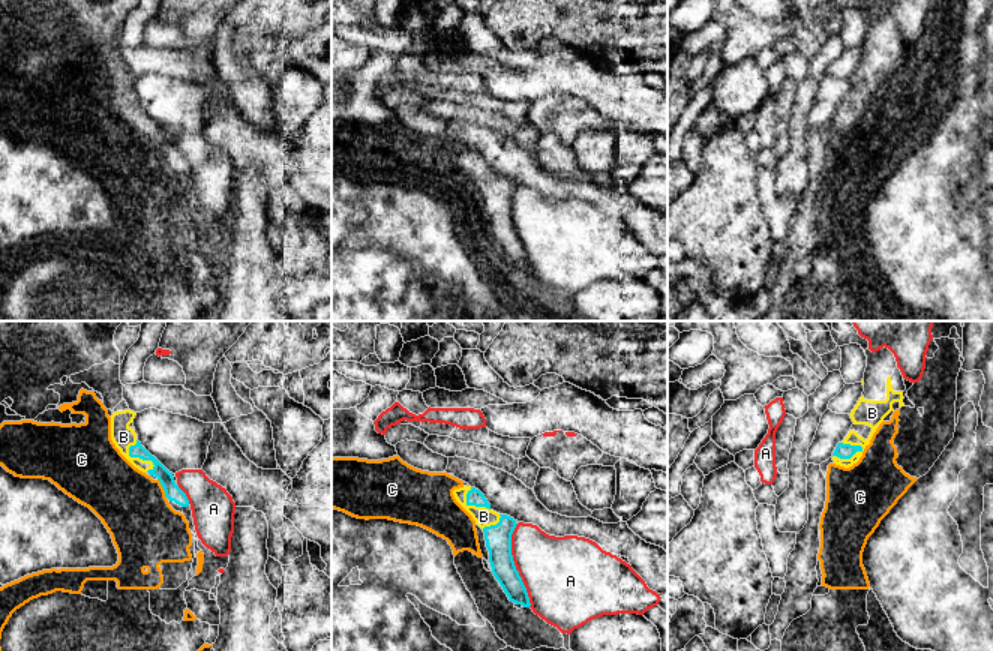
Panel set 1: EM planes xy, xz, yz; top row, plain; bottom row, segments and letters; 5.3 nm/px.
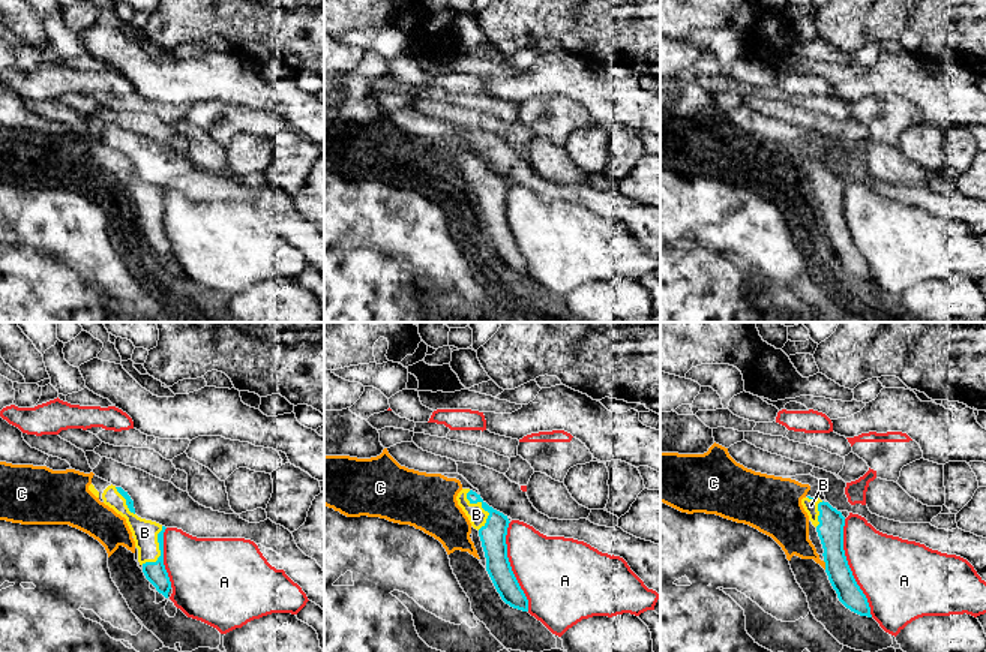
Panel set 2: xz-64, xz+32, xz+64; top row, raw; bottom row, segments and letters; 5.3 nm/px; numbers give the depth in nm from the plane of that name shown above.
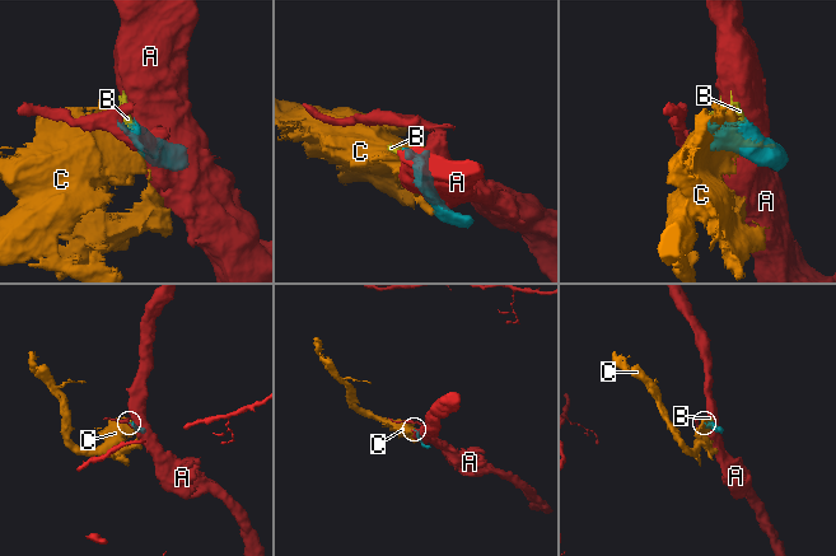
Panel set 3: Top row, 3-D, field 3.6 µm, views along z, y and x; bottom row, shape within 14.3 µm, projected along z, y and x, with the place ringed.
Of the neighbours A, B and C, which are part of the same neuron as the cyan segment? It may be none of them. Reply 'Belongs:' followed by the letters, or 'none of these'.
Belongs: B

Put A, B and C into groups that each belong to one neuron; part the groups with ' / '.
A / B / C

